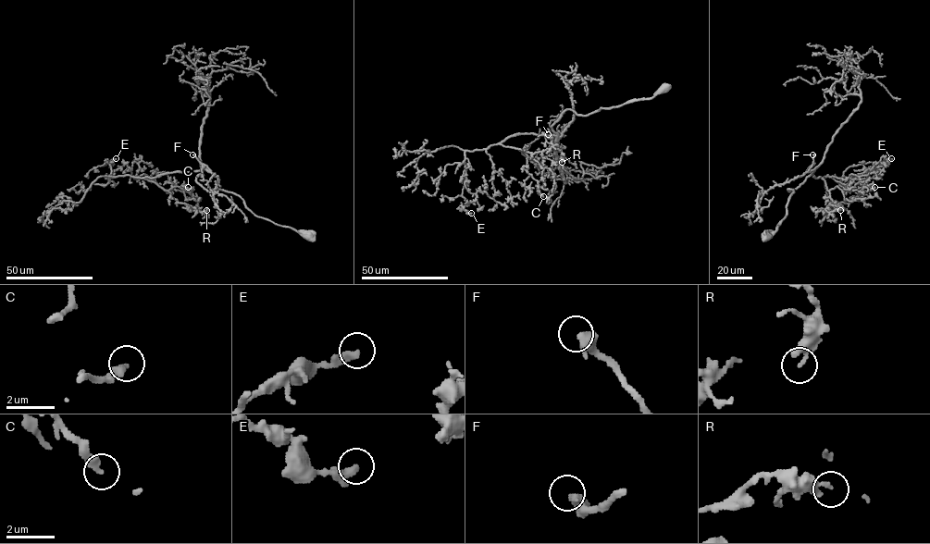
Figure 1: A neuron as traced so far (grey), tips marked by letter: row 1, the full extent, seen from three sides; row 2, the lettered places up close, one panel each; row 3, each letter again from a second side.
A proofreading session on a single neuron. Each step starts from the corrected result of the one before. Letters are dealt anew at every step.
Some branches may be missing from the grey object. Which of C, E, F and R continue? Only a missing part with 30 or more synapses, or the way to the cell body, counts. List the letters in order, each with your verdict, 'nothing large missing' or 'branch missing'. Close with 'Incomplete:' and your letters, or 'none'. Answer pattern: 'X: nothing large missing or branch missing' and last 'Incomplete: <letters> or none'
C: nothing large missing
E: nothing large missing
F: branch missing
R: nothing large missing
Incomplete: F

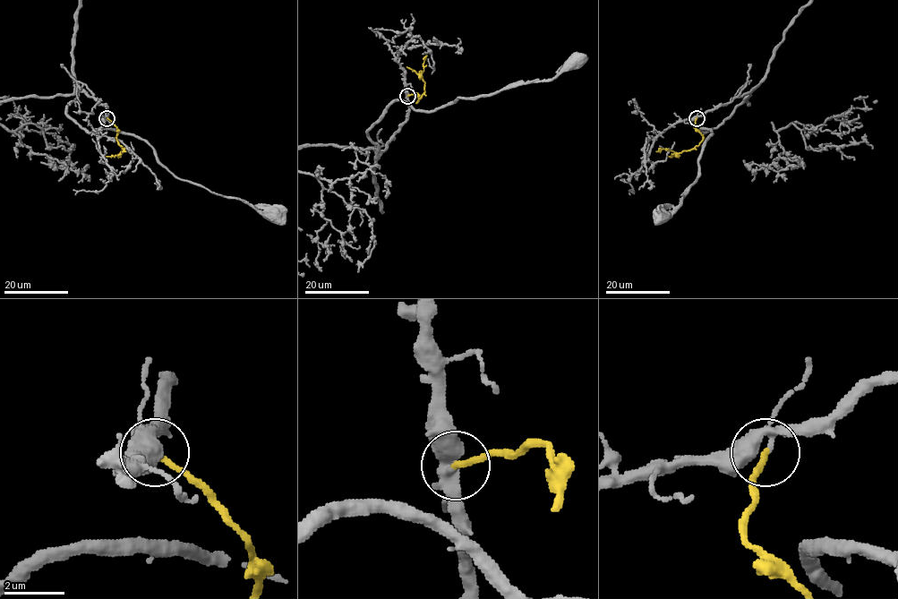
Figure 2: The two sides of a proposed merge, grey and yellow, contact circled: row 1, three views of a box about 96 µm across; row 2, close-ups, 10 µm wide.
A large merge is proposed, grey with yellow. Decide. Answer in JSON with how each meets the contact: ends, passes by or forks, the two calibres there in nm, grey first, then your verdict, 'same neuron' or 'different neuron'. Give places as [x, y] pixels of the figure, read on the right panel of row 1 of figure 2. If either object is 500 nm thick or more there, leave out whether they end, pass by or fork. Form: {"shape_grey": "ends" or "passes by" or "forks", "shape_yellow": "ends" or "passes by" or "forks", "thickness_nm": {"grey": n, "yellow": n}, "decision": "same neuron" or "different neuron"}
{"shape_grey": "forks", "shape_yellow": "ends", "thickness_nm": {"grey": 200, "yellow": 200}, "decision": "same neuron"}

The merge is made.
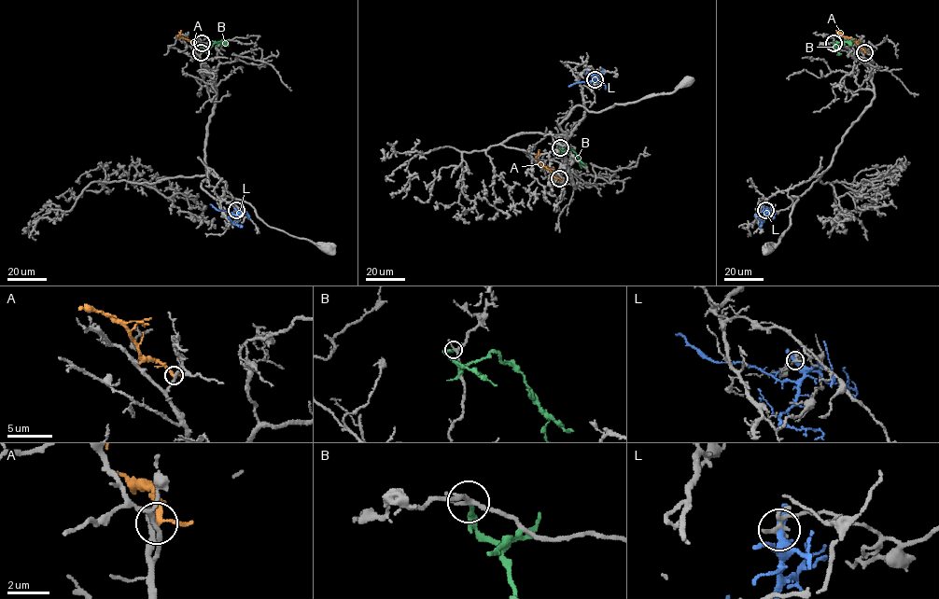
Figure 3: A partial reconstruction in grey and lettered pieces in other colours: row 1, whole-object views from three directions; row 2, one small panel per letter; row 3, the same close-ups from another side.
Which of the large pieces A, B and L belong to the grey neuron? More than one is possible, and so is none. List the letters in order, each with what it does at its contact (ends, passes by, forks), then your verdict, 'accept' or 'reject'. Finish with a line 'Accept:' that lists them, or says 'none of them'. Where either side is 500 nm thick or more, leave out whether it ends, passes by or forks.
A: it passes by; reject
B: it ends; reject
L: it passes by; reject
Accept: none of them

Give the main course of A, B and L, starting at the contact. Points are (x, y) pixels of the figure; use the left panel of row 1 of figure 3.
A: (201, 52), (190, 42), (177, 36), (180, 35)
B: (202, 43), (203, 48), (210, 48), (219, 41), (228, 46)
L: (236, 210), (237, 214), (231, 215), (210, 204)

